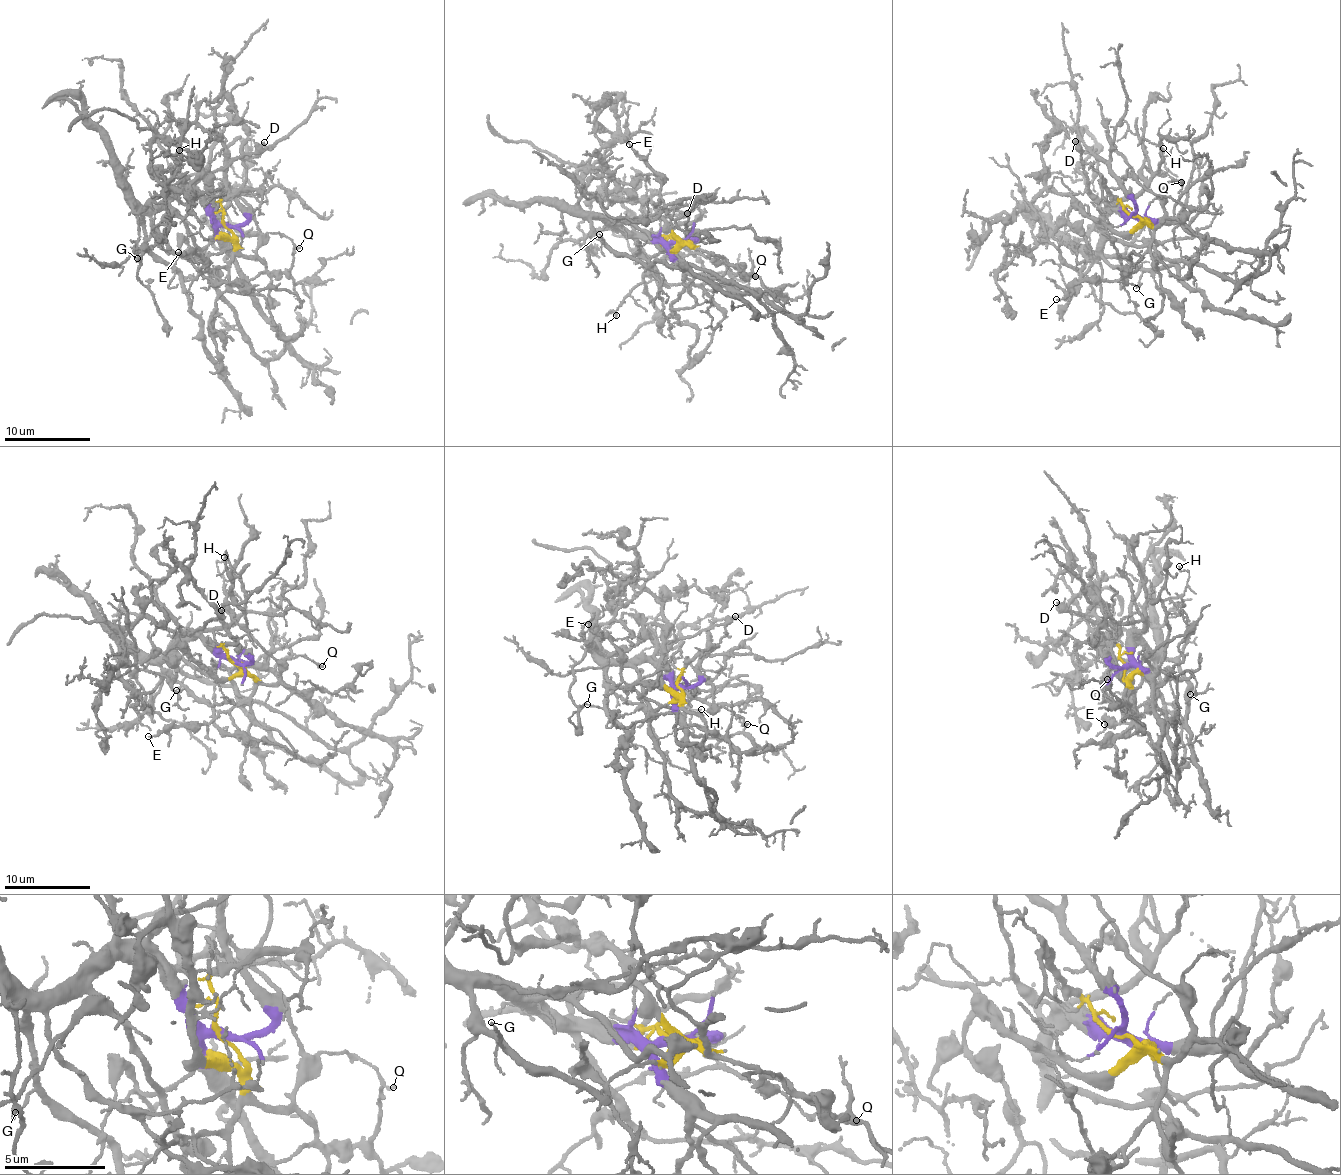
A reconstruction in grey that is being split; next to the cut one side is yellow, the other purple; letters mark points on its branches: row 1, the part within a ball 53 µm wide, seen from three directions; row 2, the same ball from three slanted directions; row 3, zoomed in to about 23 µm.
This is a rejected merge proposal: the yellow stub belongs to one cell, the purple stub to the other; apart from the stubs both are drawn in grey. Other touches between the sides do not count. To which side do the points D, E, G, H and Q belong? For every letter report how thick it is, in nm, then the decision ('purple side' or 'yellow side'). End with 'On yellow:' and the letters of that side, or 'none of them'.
D: 260 nm | purple side
E: 130 nm | yellow side
G: 90 nm | purple side
H: 100 nm | purple side
Q: 160 nm | yellow side
On yellow: E, Q

